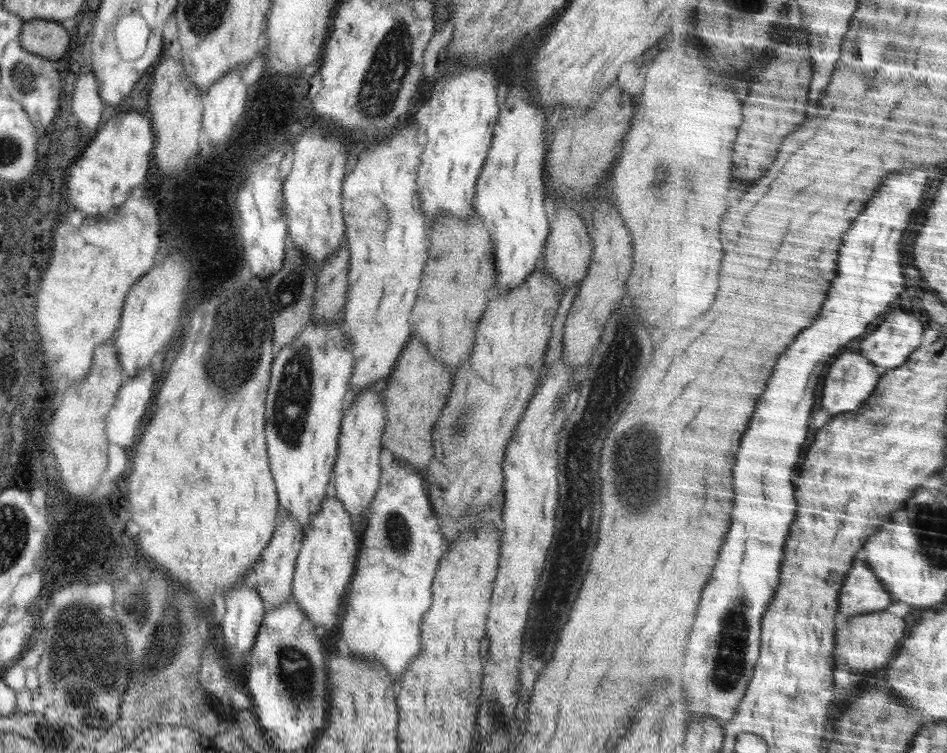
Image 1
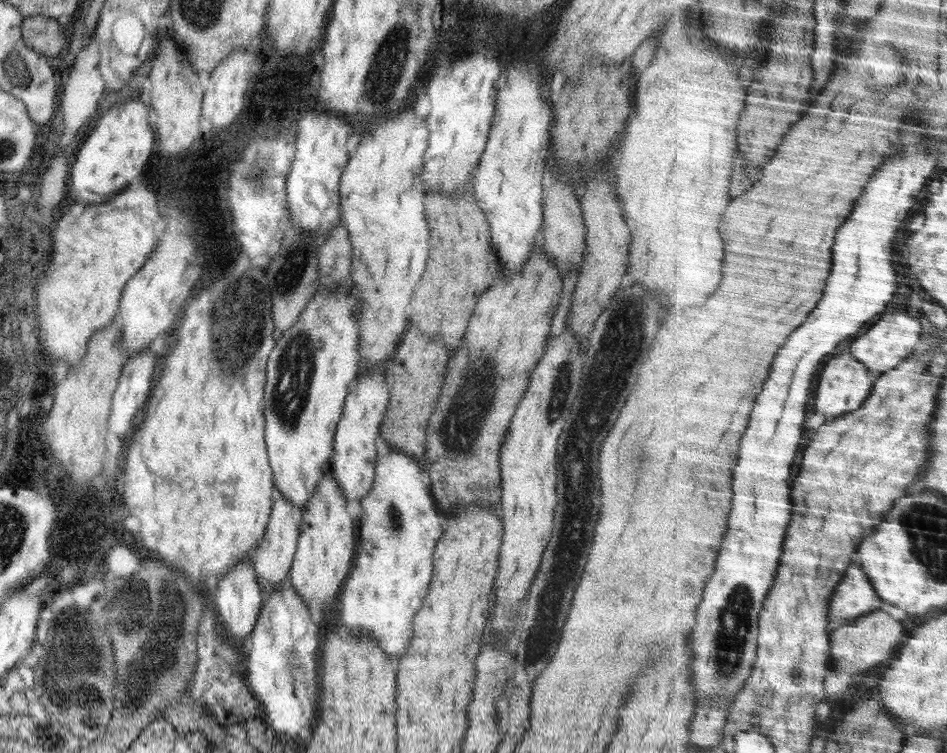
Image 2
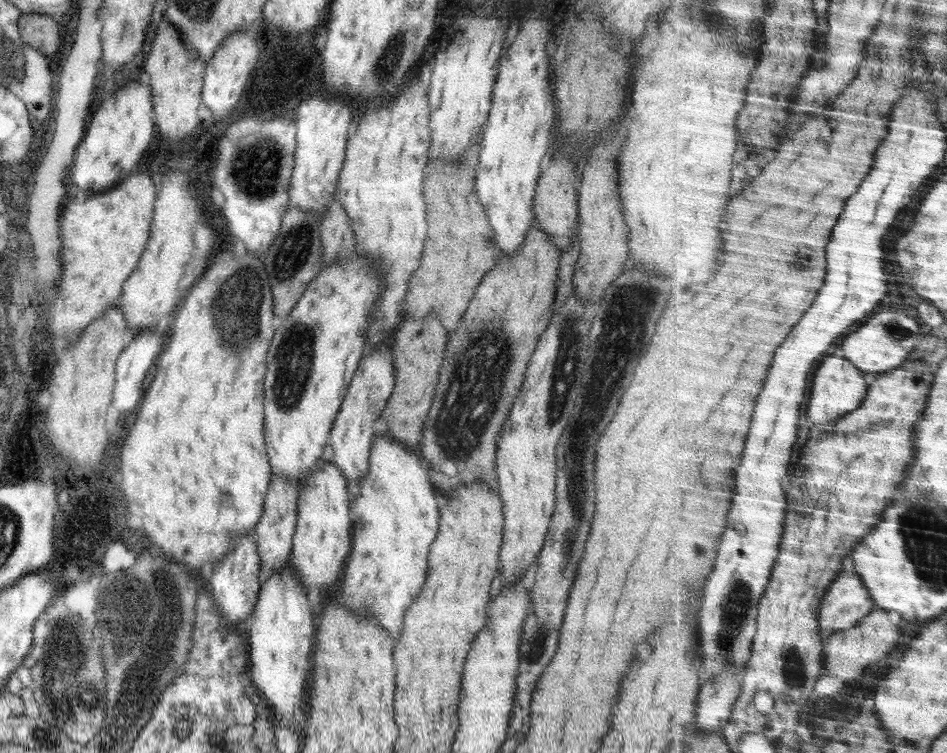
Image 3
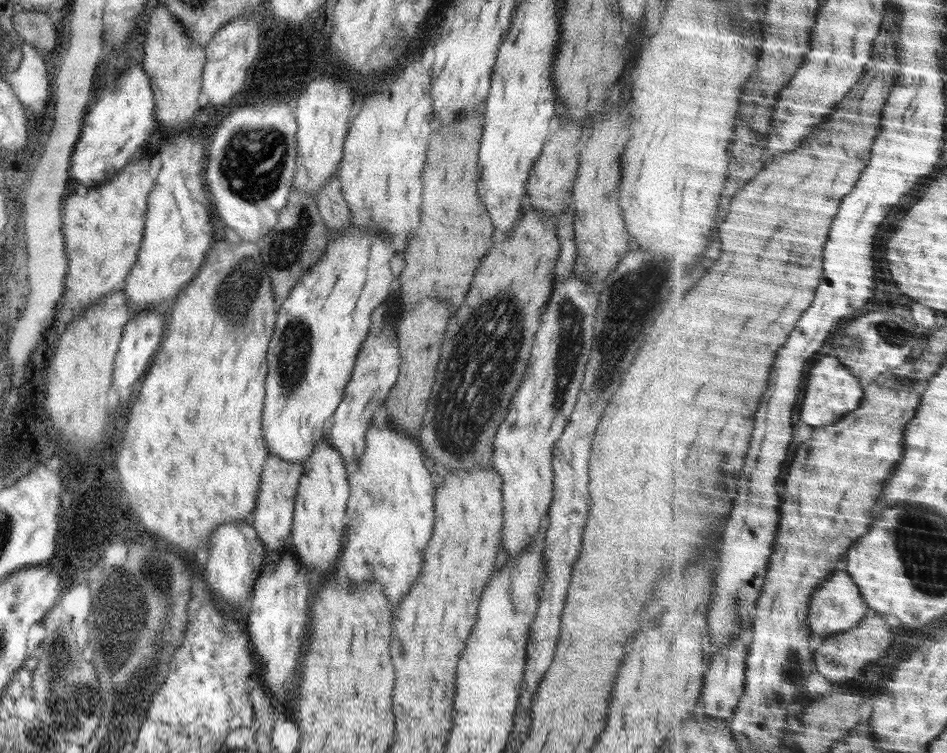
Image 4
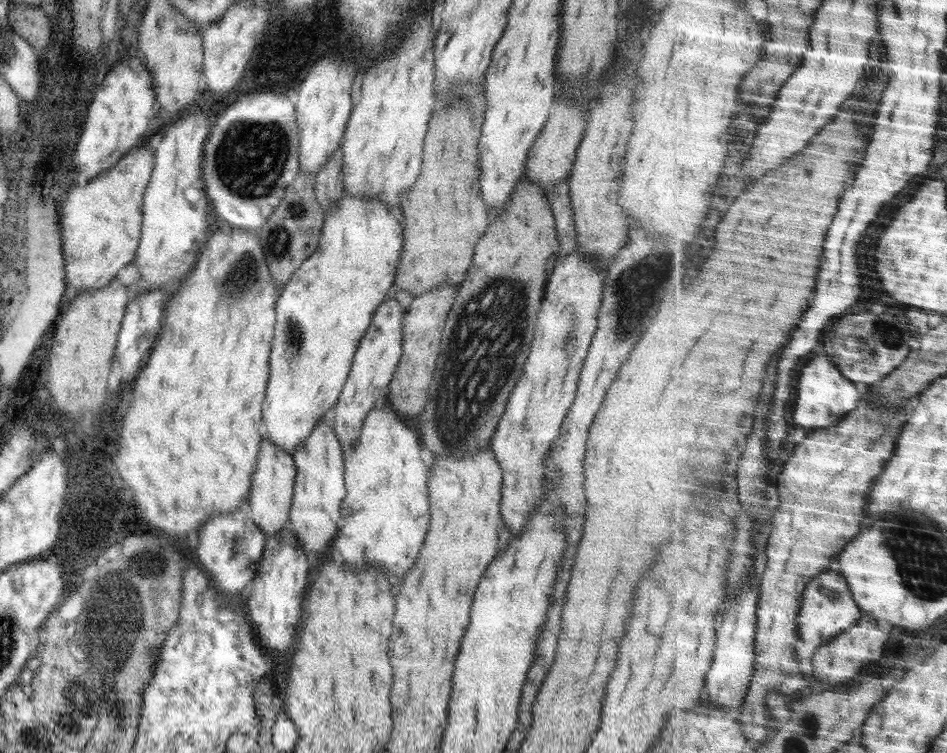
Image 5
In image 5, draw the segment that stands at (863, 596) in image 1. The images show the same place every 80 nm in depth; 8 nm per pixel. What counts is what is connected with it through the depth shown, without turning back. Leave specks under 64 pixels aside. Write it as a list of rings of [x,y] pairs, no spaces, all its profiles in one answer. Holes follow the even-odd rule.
[[[825,572],[814,577],[805,590],[804,605],[801,608],[802,641],[814,644],[818,649],[834,641],[845,630],[853,629],[864,616],[848,578],[840,572]]]

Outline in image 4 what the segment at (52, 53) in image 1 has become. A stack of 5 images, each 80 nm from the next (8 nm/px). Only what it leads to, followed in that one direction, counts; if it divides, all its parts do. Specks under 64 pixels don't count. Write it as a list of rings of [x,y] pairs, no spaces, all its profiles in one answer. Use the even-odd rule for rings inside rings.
[[[17,9],[11,19],[15,31],[27,46],[32,45],[39,52],[52,50],[56,46],[56,30],[52,22],[54,19],[48,17],[46,11]]]

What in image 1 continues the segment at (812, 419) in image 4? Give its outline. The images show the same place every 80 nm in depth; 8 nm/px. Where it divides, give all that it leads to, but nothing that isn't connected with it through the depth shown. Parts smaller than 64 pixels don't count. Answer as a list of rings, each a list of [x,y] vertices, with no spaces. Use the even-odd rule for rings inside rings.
[[[848,352],[837,360],[825,378],[822,406],[829,412],[842,414],[862,408],[876,393],[882,374],[860,352]]]

